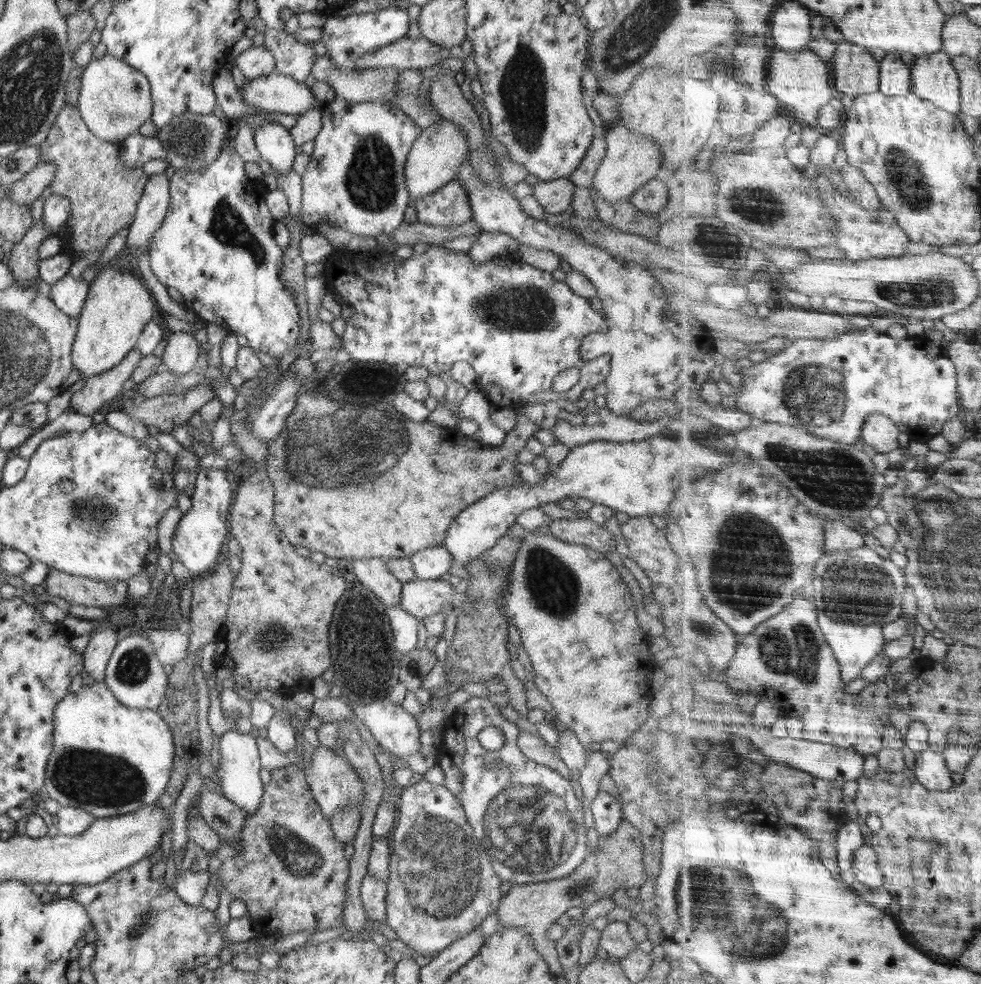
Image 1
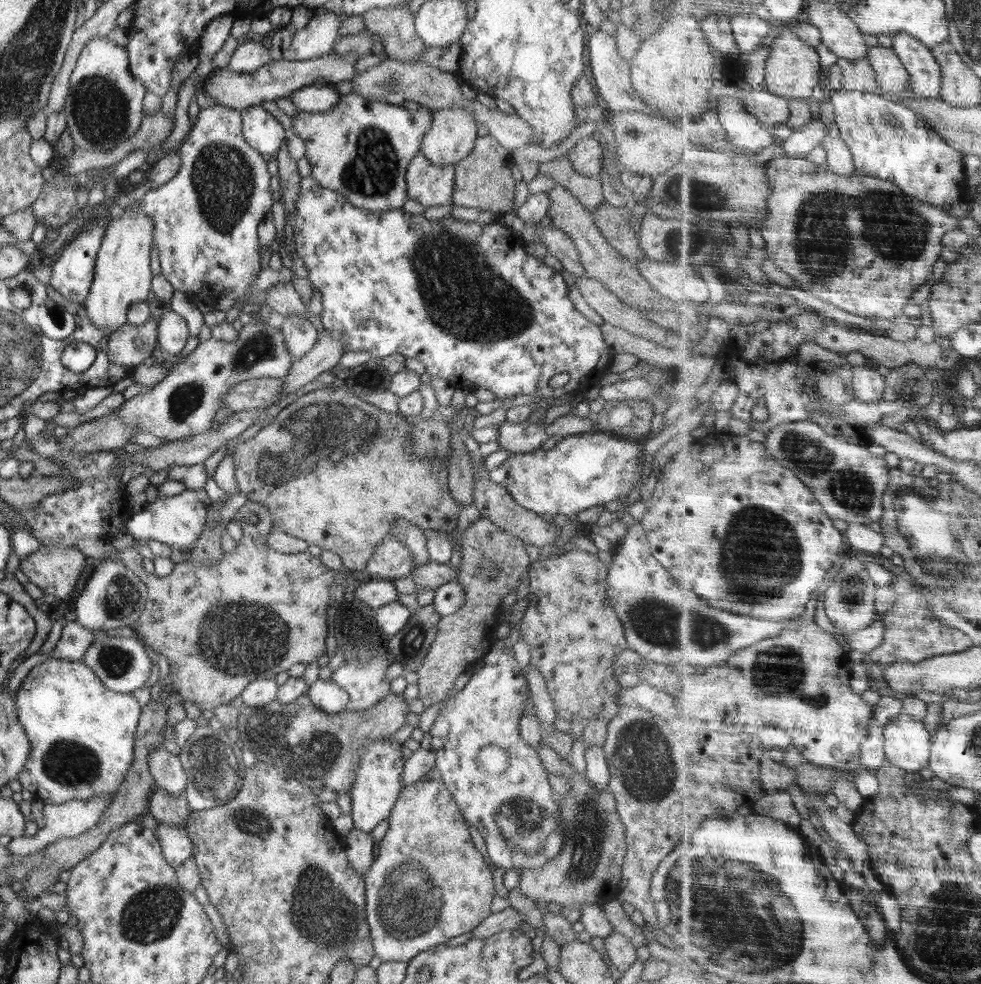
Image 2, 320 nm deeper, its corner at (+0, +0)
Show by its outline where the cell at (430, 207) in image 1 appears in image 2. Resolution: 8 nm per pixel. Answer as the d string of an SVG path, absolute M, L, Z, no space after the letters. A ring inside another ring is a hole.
M420 152L410 161L405 174L409 198L424 208L453 205L454 179L454 165L432 164Z

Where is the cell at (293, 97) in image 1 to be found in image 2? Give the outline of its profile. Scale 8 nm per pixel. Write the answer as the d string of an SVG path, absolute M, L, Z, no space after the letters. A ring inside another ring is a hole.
M312 84L295 90L290 97L299 111L322 113L334 110L342 96L333 85L317 88Z

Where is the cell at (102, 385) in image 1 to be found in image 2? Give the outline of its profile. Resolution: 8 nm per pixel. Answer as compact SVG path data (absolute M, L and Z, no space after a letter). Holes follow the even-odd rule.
M151 316L144 324L124 323L109 335L106 356L110 362L130 369L150 357L158 357L157 320Z

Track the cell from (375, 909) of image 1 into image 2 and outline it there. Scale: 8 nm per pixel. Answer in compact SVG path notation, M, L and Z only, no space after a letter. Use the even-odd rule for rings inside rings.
M353 827L344 840L345 852L350 866L364 876L374 862L374 840L363 830Z

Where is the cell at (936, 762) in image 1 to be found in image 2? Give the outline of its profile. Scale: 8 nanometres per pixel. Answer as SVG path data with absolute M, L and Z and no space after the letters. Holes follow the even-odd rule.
M903 713L885 728L887 761L885 766L896 766L910 772L930 768L933 756L933 734L928 726L913 716Z

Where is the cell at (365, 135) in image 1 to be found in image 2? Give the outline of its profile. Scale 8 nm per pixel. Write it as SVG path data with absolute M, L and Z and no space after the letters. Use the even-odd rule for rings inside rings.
M350 93L342 95L331 112L299 111L293 117L293 125L294 132L304 140L304 157L310 163L311 176L324 188L339 192L350 204L364 211L387 211L402 209L409 198L405 181L407 166L421 150L424 135L431 127L434 111L426 107L411 111L403 106L371 101Z

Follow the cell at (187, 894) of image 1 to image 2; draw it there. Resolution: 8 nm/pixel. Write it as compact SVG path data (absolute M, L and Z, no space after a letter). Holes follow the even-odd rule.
M159 822L153 830L162 845L162 855L174 870L187 858L192 857L194 846L184 827L175 827Z

